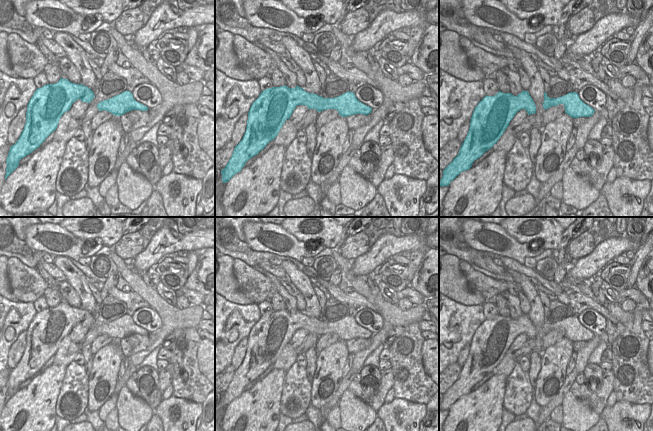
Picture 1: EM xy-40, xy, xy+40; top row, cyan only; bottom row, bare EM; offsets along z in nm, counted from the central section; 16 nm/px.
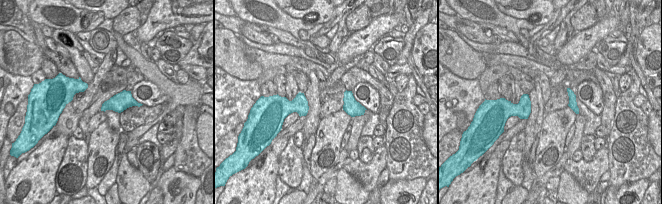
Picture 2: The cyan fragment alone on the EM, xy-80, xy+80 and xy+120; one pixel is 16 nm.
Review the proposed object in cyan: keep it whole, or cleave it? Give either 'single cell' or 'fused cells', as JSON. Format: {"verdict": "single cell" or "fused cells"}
{"verdict": "single cell"}

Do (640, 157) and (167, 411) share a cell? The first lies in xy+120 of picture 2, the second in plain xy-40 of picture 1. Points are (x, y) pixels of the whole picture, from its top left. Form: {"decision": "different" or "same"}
{"decision": "different"}

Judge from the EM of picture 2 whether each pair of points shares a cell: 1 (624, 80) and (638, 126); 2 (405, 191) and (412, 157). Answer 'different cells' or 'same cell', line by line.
1: different cells
2: different cells

